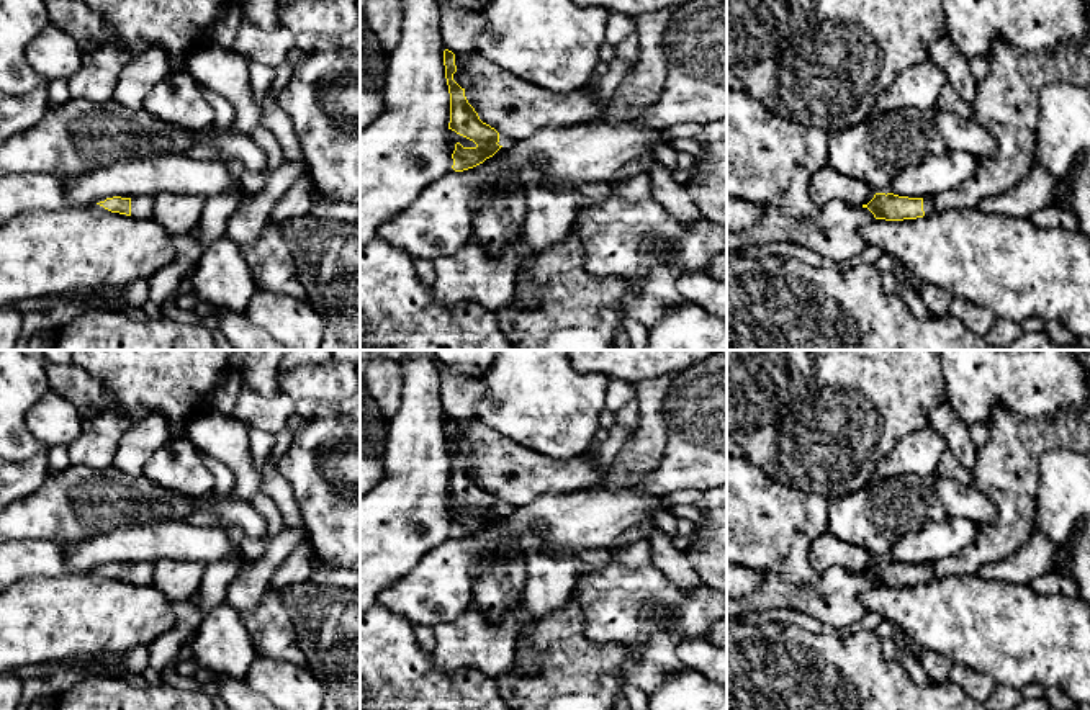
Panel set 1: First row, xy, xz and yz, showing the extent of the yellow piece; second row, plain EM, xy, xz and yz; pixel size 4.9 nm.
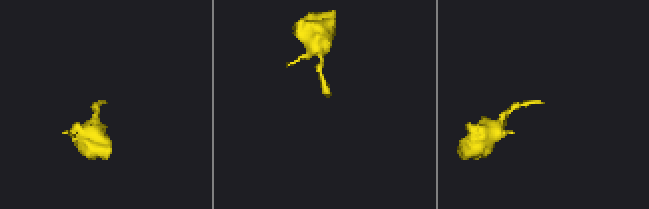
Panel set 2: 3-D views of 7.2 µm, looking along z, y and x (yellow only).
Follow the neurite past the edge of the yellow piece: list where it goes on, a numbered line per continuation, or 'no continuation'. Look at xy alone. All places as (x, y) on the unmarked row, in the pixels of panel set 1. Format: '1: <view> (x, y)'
1: xy (141, 573)

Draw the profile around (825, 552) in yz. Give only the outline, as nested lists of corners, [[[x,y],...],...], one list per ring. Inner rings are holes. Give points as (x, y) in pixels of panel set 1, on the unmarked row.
[[[830,532],[823,533],[812,543],[808,559],[818,574],[833,566],[840,566],[853,573],[863,573],[876,561],[867,550],[841,541]]]

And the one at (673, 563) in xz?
[[[661,530],[648,533],[651,564],[658,568],[682,592],[692,592],[704,584],[684,551],[678,550]]]

